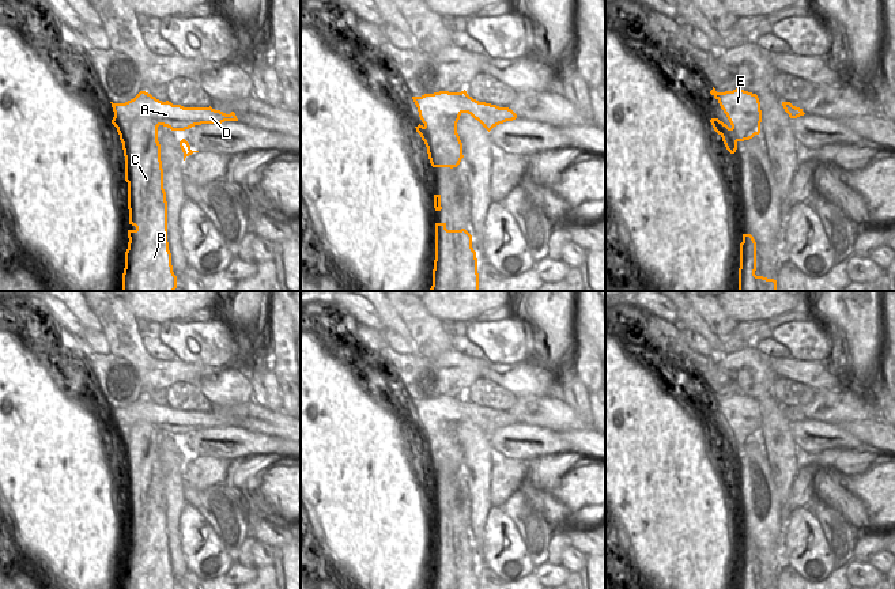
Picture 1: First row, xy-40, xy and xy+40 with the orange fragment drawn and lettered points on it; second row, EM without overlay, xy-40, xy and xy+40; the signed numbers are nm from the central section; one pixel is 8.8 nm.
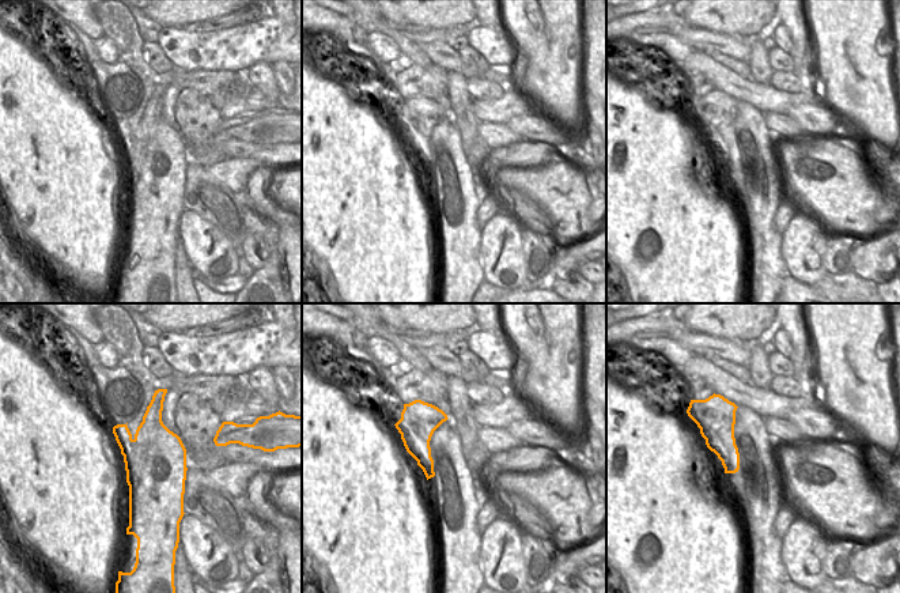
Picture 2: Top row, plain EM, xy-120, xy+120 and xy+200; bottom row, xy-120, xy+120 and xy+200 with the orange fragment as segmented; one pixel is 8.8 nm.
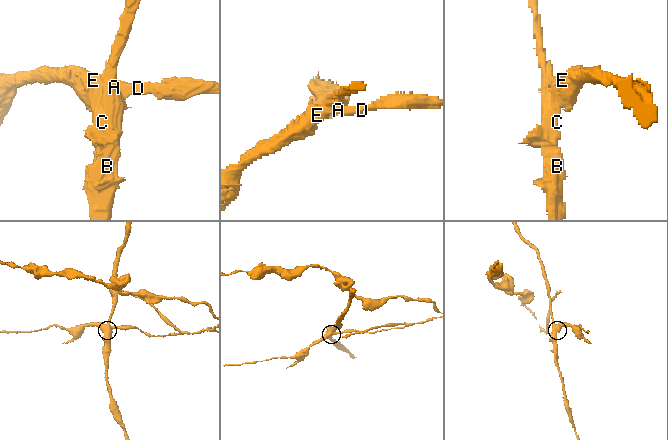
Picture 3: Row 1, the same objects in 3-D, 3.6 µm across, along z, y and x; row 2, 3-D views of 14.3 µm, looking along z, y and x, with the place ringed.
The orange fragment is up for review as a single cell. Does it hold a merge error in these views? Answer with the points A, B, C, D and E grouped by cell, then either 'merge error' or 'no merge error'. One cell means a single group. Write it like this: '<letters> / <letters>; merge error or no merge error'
A D E / B C; merge error

